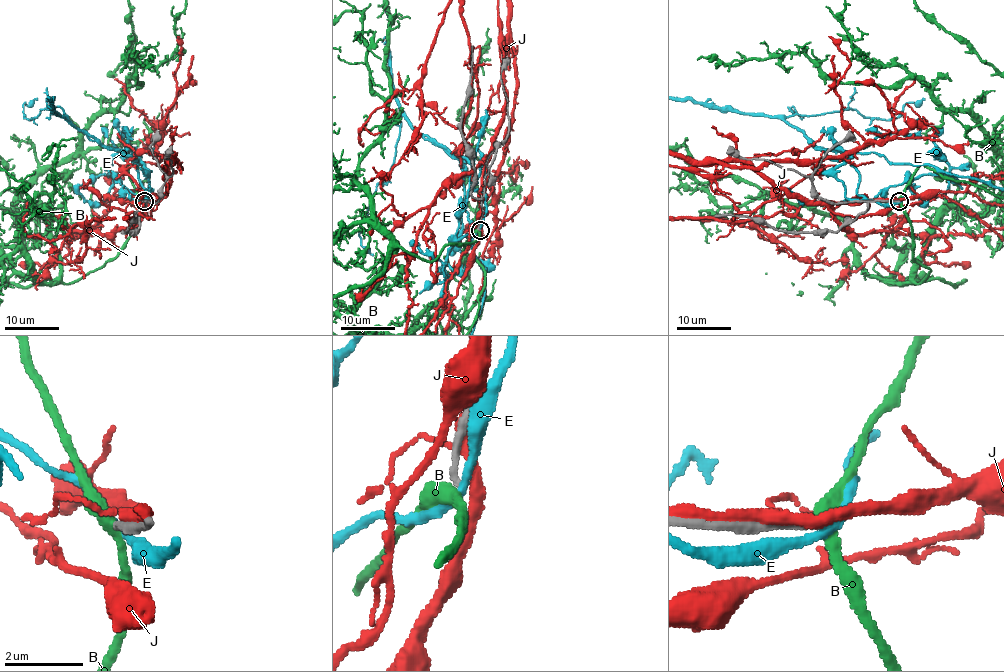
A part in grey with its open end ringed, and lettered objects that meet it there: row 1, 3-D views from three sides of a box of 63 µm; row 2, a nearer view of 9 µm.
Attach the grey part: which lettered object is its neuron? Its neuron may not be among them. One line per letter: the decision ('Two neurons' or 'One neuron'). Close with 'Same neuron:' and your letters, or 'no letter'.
B: Two neurons
E: Two neurons
J: Two neurons
Same neuron: no letter

